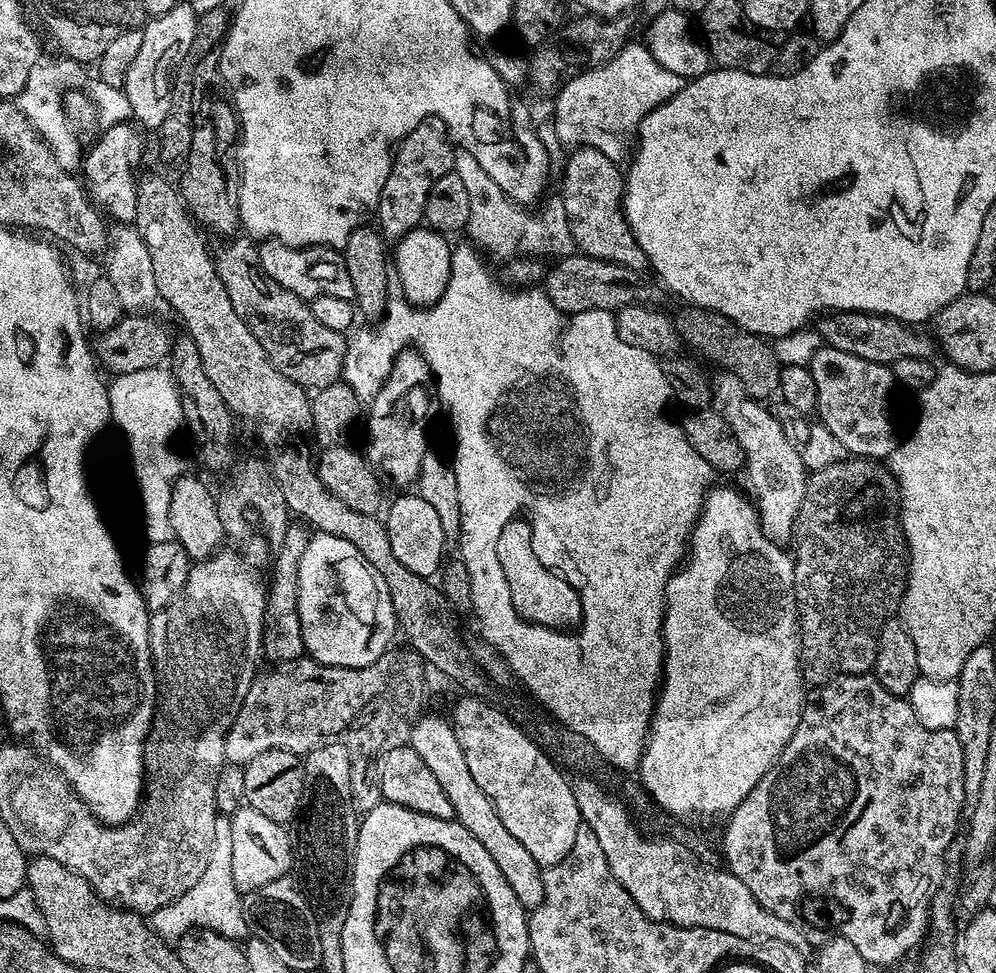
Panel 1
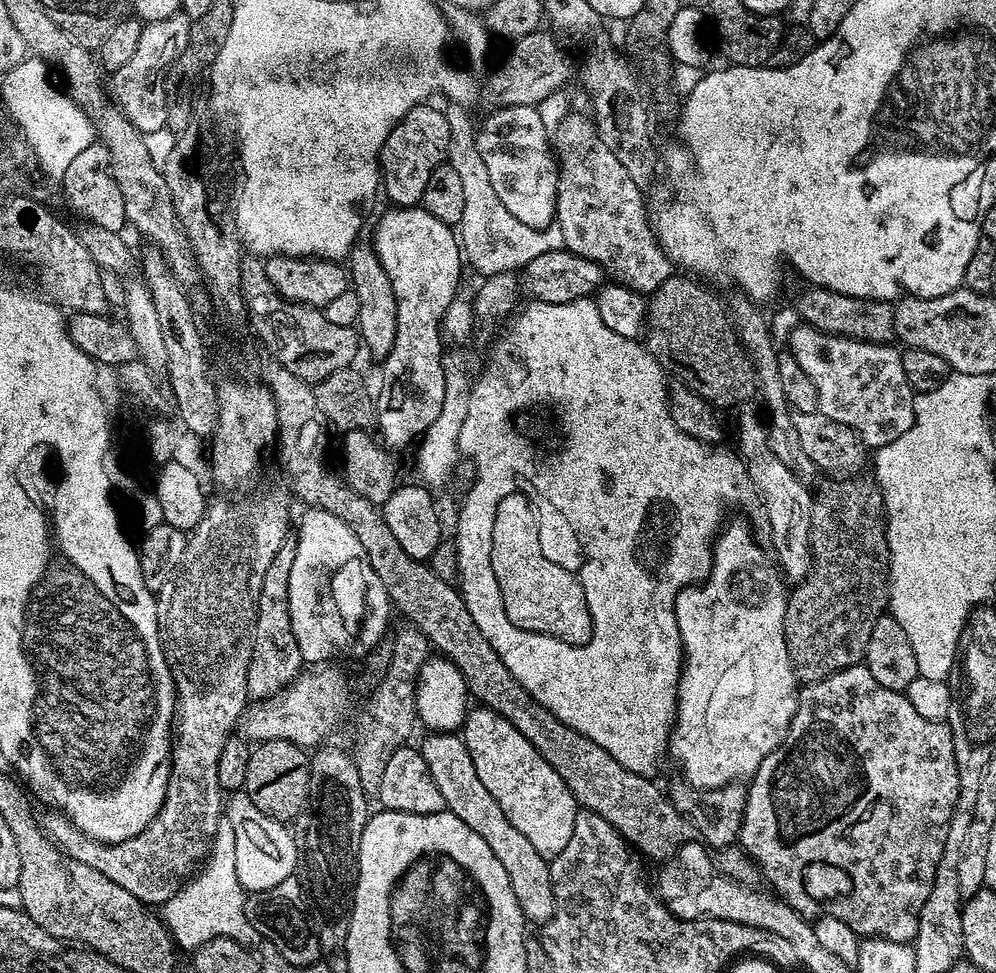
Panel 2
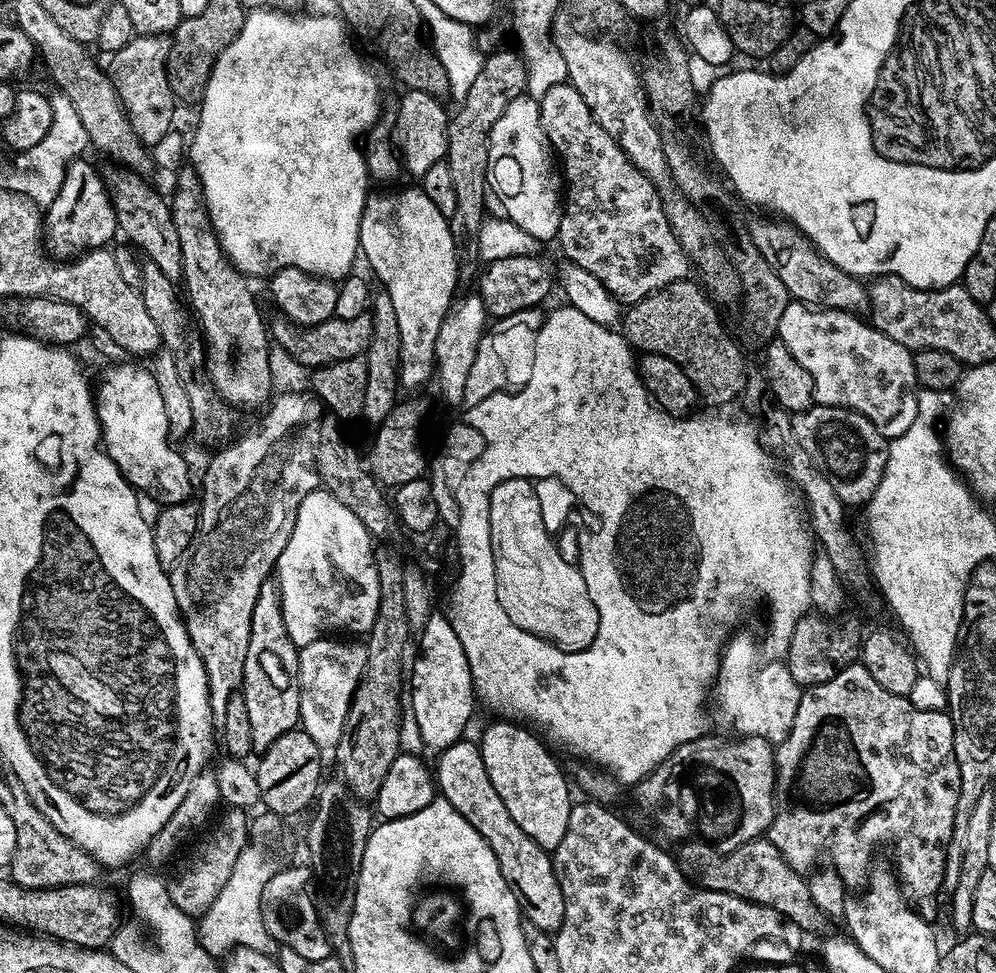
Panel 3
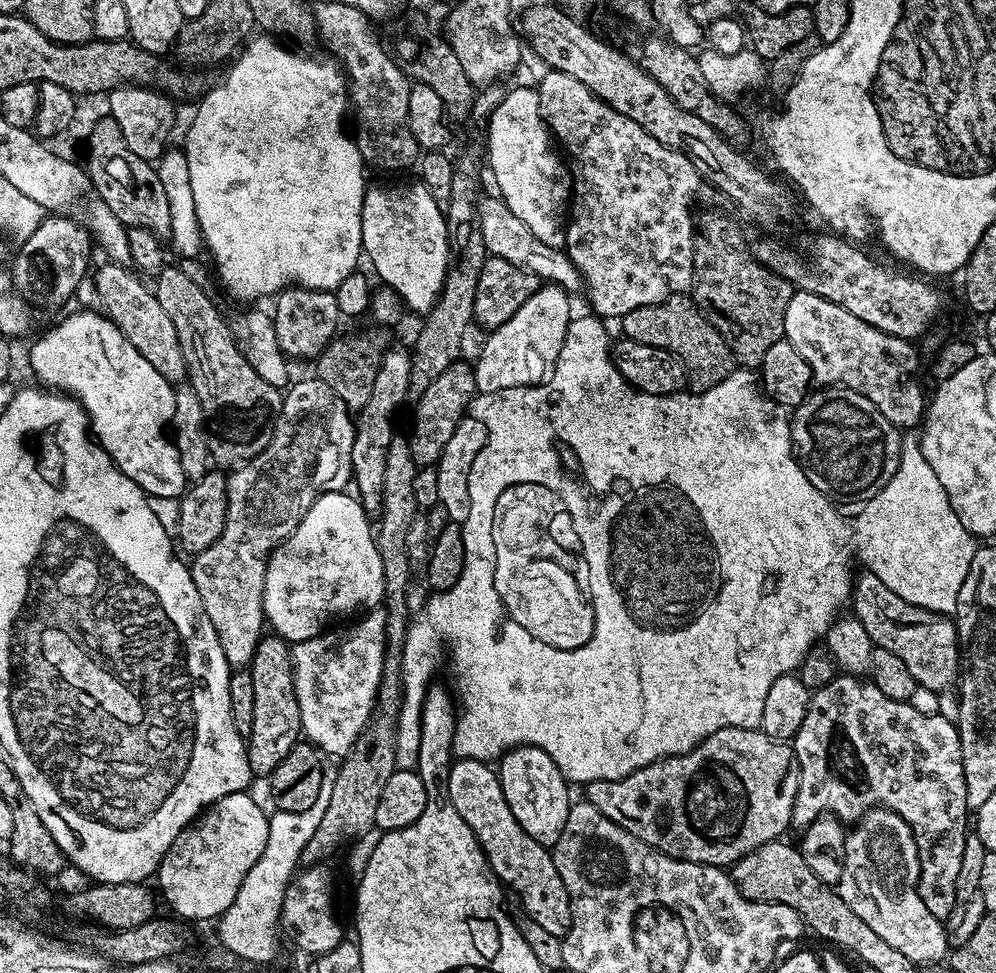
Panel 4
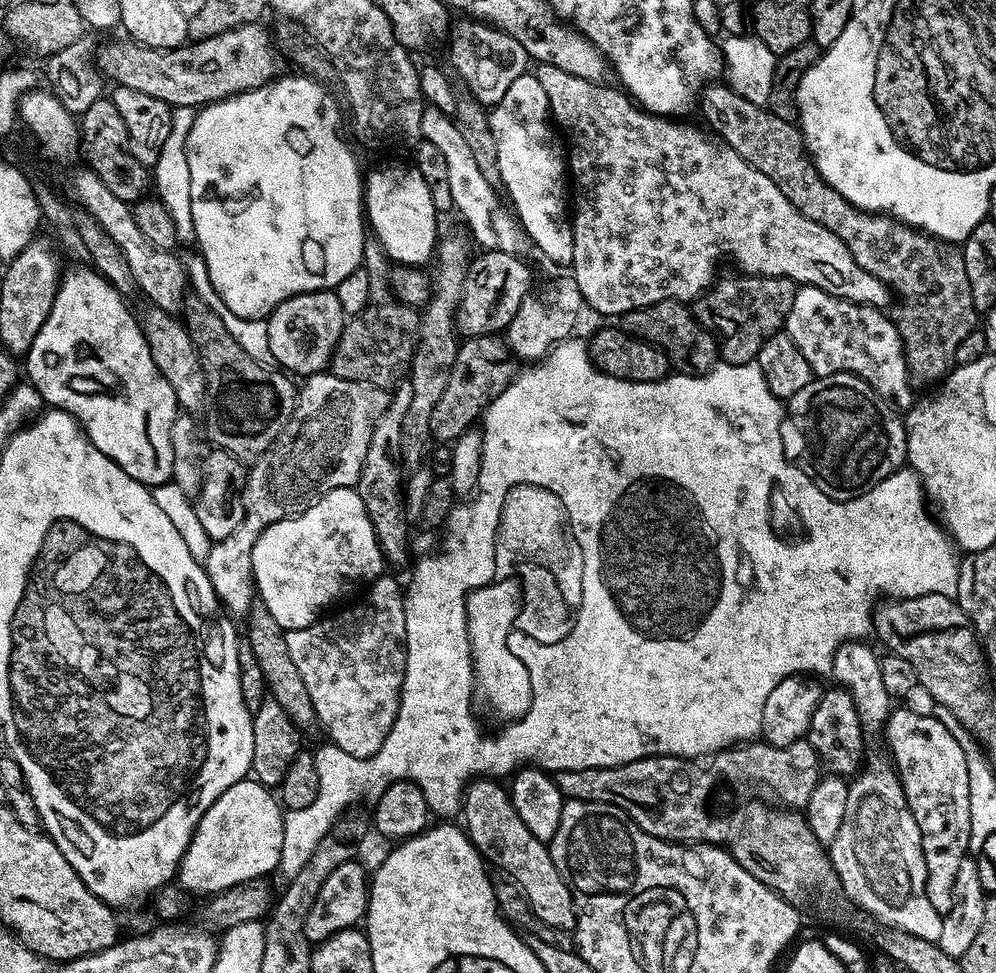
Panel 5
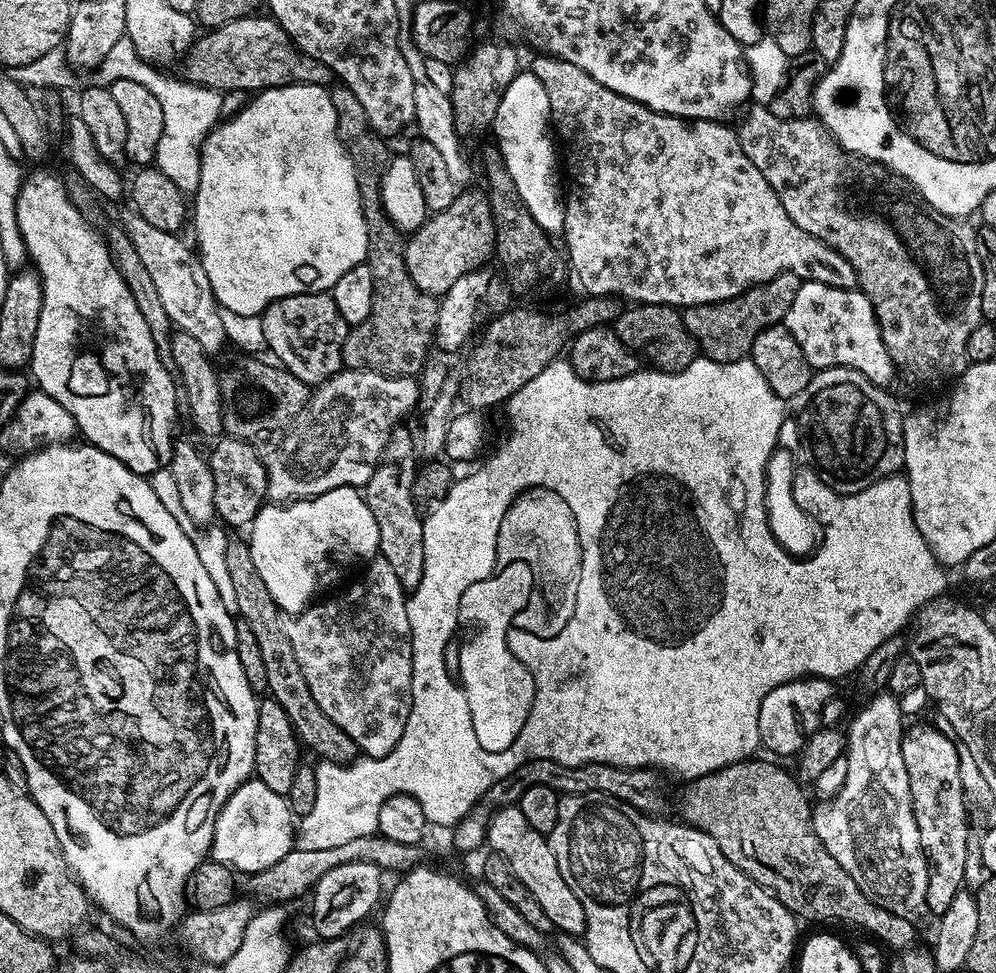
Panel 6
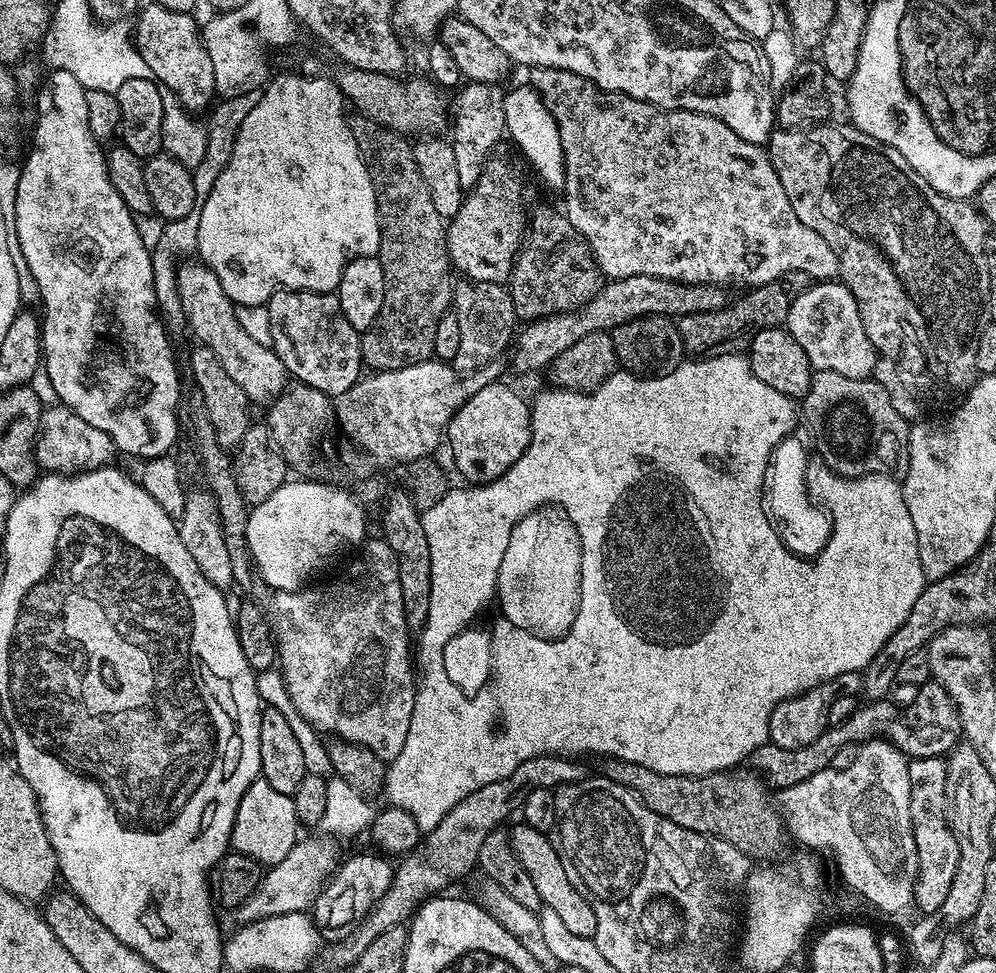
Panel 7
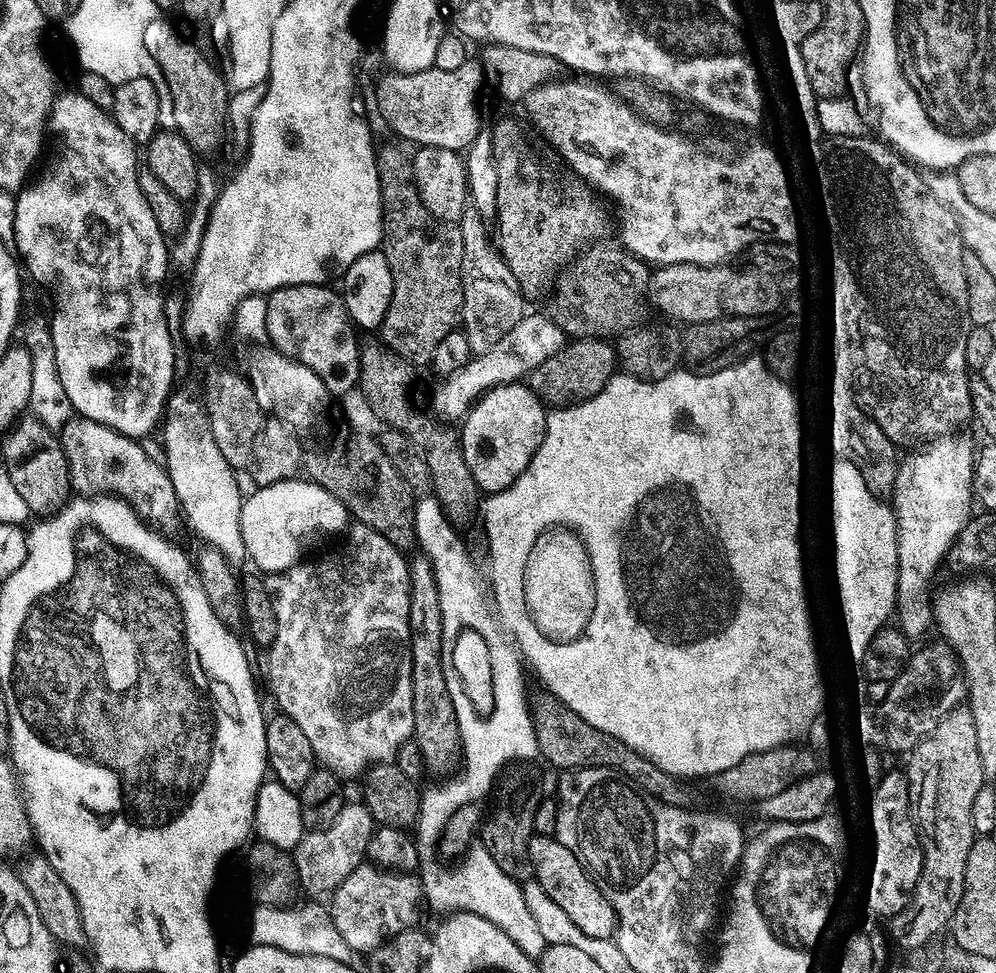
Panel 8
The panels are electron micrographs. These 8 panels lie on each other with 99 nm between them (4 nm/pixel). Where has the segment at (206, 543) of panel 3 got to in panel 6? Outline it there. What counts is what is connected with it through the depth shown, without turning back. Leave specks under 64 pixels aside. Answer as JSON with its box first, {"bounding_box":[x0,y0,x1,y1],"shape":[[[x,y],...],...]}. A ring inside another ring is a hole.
{"bounding_box":[267,370,420,504],"shape":[[[341,370],[325,384],[315,385],[308,403],[304,405],[303,414],[279,441],[281,444],[276,457],[267,461],[268,500],[274,504],[290,504],[293,500],[307,500],[310,496],[326,494],[326,490],[360,488],[367,484],[383,457],[388,439],[399,425],[396,423],[403,416],[410,415],[416,404],[420,403],[420,385],[410,376],[383,376],[377,372]]]}

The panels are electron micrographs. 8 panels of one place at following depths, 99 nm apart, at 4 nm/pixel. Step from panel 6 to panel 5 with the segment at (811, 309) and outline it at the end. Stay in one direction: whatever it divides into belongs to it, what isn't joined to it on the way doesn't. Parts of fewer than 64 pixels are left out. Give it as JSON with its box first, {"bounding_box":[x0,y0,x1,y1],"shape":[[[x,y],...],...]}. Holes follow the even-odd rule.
{"bounding_box":[786,296,914,408],"shape":[[[837,296],[816,299],[820,300],[797,298],[794,306],[790,306],[786,325],[787,334],[809,363],[811,375],[817,377],[849,372],[851,376],[862,378],[893,408],[911,408],[914,395],[908,371],[909,357],[902,346],[895,319],[879,308],[855,304]]]}

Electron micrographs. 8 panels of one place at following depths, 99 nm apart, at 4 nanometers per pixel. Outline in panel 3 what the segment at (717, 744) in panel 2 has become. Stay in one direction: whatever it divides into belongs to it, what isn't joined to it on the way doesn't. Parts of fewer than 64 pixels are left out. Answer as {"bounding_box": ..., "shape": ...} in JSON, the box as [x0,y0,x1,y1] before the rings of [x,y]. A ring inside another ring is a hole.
{"bounding_box":[720,636,802,746],"shape":[[[735,636],[725,643],[720,657],[720,704],[740,736],[757,736],[779,746],[794,726],[802,685],[794,682],[783,663],[760,664],[760,652],[756,649],[754,637]]]}

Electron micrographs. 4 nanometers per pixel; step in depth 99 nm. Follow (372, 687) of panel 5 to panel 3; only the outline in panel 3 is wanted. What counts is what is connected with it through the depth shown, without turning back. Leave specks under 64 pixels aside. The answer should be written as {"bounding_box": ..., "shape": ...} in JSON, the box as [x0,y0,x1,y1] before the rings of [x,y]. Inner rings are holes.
{"bounding_box":[298,638,366,750],"shape":[[[348,638],[315,640],[300,649],[298,658],[298,682],[300,683],[299,727],[322,750],[335,749],[342,738],[346,714],[352,705],[358,682],[366,666],[364,644],[351,644]]]}

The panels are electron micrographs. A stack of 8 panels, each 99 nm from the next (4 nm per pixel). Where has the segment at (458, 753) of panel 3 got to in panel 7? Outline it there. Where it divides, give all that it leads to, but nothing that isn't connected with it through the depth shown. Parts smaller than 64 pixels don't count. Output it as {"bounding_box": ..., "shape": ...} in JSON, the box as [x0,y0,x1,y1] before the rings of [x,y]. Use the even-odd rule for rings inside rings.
{"bounding_box":[510,822,596,936],"shape":[[[520,822],[510,834],[510,841],[518,862],[526,870],[530,882],[534,882],[534,890],[538,890],[538,898],[543,907],[554,910],[558,918],[573,934],[587,936],[596,935],[596,915],[592,909],[592,901],[584,895],[583,891],[566,874],[562,862],[556,853],[556,847],[545,833],[534,830],[529,824]]]}

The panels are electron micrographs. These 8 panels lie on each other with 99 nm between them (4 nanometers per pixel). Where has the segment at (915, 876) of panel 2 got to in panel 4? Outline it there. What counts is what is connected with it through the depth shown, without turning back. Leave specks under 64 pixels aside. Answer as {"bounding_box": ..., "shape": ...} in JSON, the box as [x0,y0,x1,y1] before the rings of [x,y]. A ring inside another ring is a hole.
{"bounding_box":[790,674,970,921],"shape":[[[837,674],[826,686],[811,693],[806,718],[790,747],[799,771],[791,827],[807,828],[819,816],[831,814],[843,822],[855,822],[872,808],[888,808],[910,826],[920,859],[920,891],[926,910],[945,921],[954,909],[955,886],[961,869],[962,850],[970,835],[970,810],[966,806],[966,778],[962,774],[962,746],[955,723],[944,714],[922,714],[909,701],[888,698],[867,679]]]}

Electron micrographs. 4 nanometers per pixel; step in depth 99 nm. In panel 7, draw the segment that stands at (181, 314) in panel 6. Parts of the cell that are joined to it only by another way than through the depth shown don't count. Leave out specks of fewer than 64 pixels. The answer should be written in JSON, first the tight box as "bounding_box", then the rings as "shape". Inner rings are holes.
{"bounding_box":[176,258,288,406],"shape":[[[192,258],[177,267],[176,280],[182,310],[187,316],[187,331],[189,333],[193,332],[200,339],[197,341],[203,347],[214,350],[214,354],[218,358],[218,362],[222,362],[226,374],[230,374],[230,378],[234,378],[234,382],[238,382],[238,386],[242,386],[248,401],[253,405],[261,404],[261,406],[273,402],[285,391],[288,384],[285,366],[269,345],[262,342],[254,342],[254,338],[250,338],[250,334],[246,334],[246,330],[242,330],[242,326],[236,317],[237,305],[233,304],[231,298],[226,294],[226,290],[222,290],[222,282],[218,282],[214,270],[210,270],[208,265],[199,259]]]}

